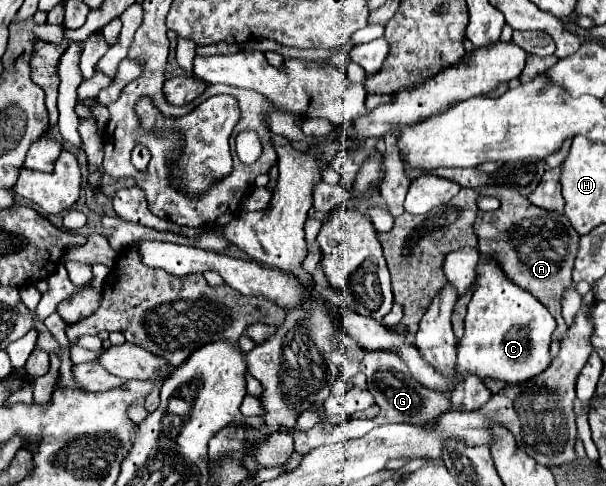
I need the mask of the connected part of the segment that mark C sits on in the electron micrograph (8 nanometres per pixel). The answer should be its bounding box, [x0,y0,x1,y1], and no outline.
[456,255,556,385]

